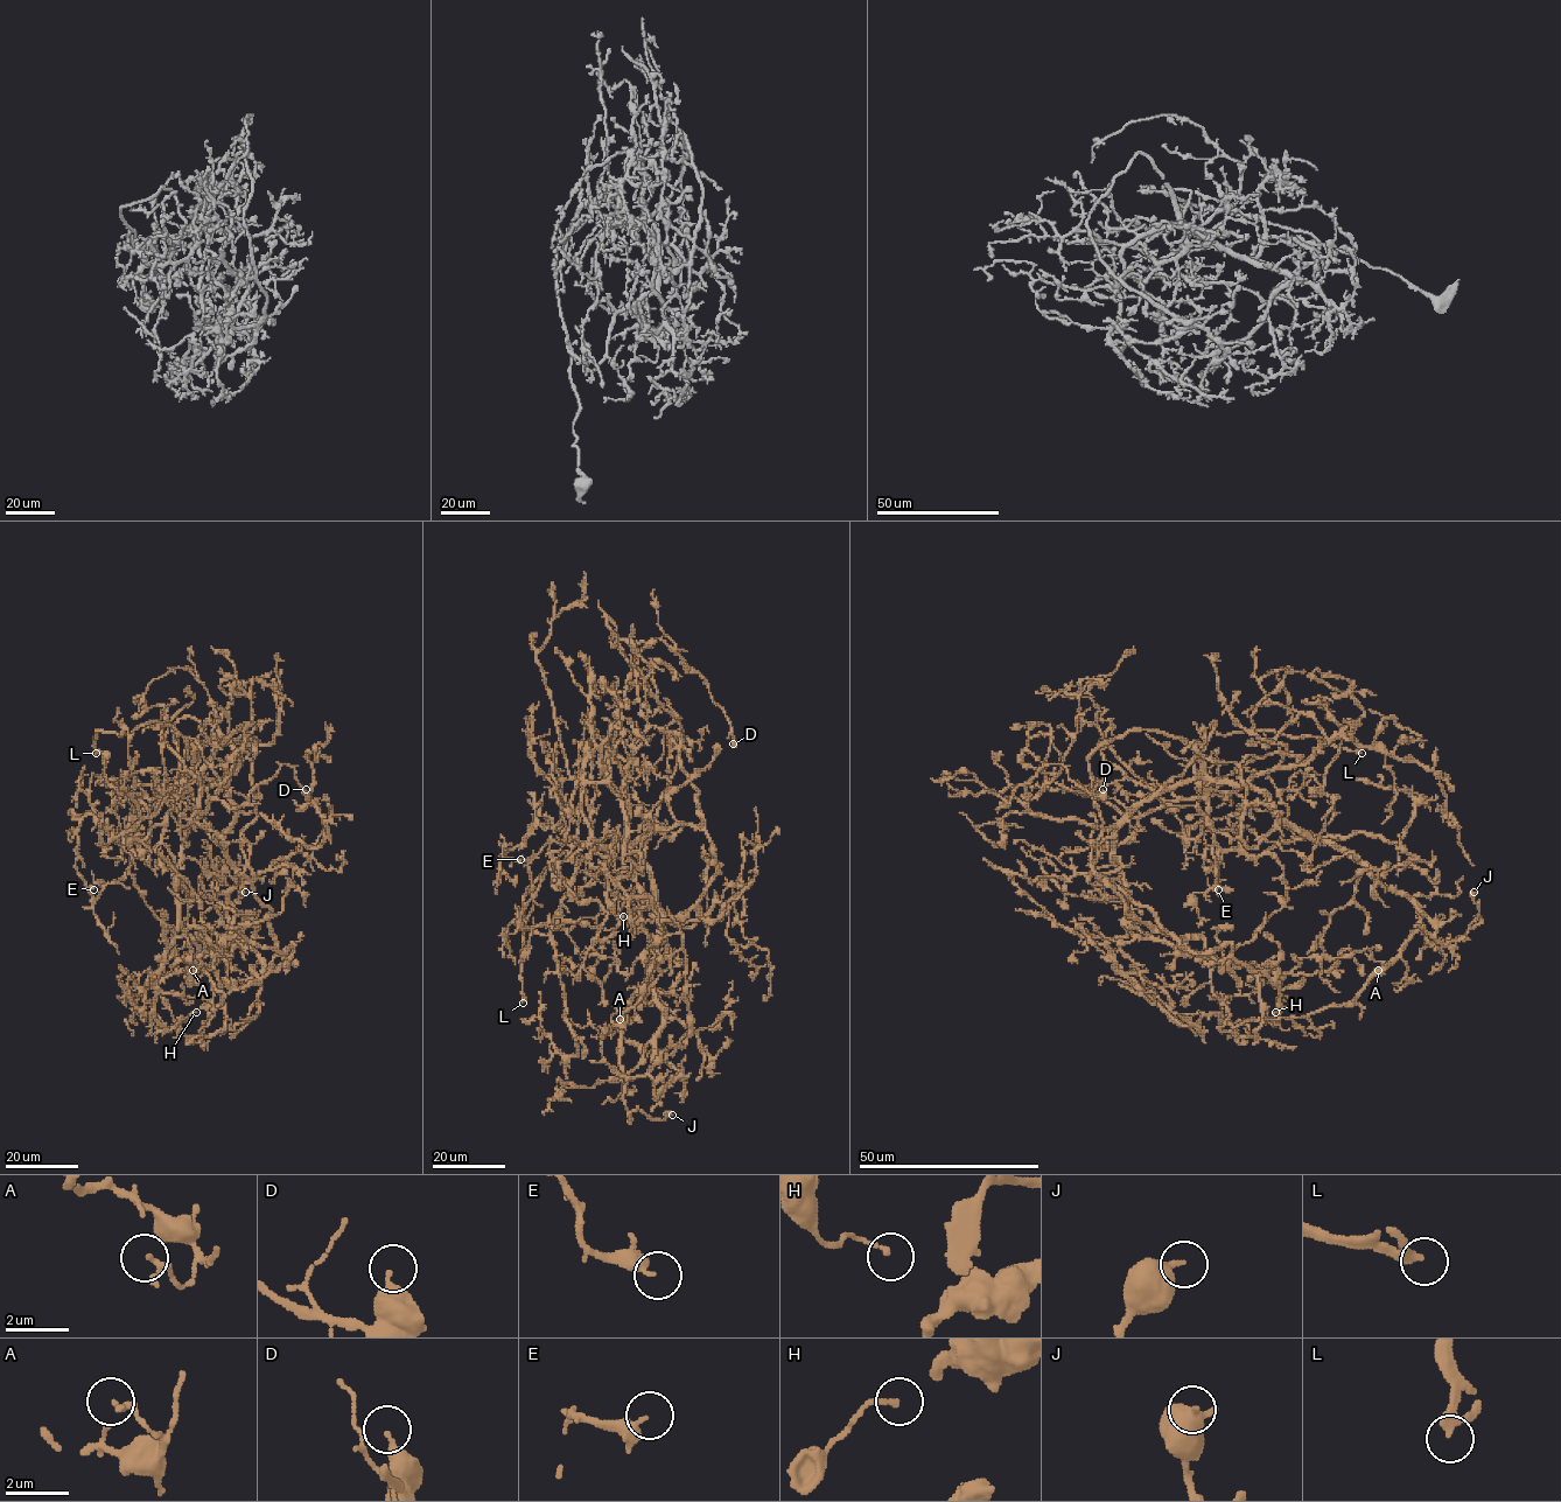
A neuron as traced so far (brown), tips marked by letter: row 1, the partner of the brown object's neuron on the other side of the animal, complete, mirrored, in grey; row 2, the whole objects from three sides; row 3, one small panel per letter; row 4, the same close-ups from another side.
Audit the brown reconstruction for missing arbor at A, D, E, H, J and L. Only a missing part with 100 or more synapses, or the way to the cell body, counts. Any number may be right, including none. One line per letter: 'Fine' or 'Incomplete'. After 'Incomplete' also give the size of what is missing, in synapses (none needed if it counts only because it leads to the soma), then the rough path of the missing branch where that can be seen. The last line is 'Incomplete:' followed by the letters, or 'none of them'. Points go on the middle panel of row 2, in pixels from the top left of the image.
A: Fine
D: Fine
E: Fine
H: Fine
J: Fine
L: Incomplete
Incomplete: L

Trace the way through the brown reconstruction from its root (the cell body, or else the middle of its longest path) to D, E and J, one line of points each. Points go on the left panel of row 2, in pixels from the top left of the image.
D: (200, 779), (200, 805), (187, 826), (209, 798), (230, 809), (246, 804), (284, 763), (306, 789)
E: (200, 779), (179, 794), (144, 839), (118, 844), (92, 815), (83, 818), (75, 867), (93, 889)
J: (200, 779), (224, 786), (236, 812), (218, 837), (236, 884), (225, 940), (195, 938), (245, 892)

